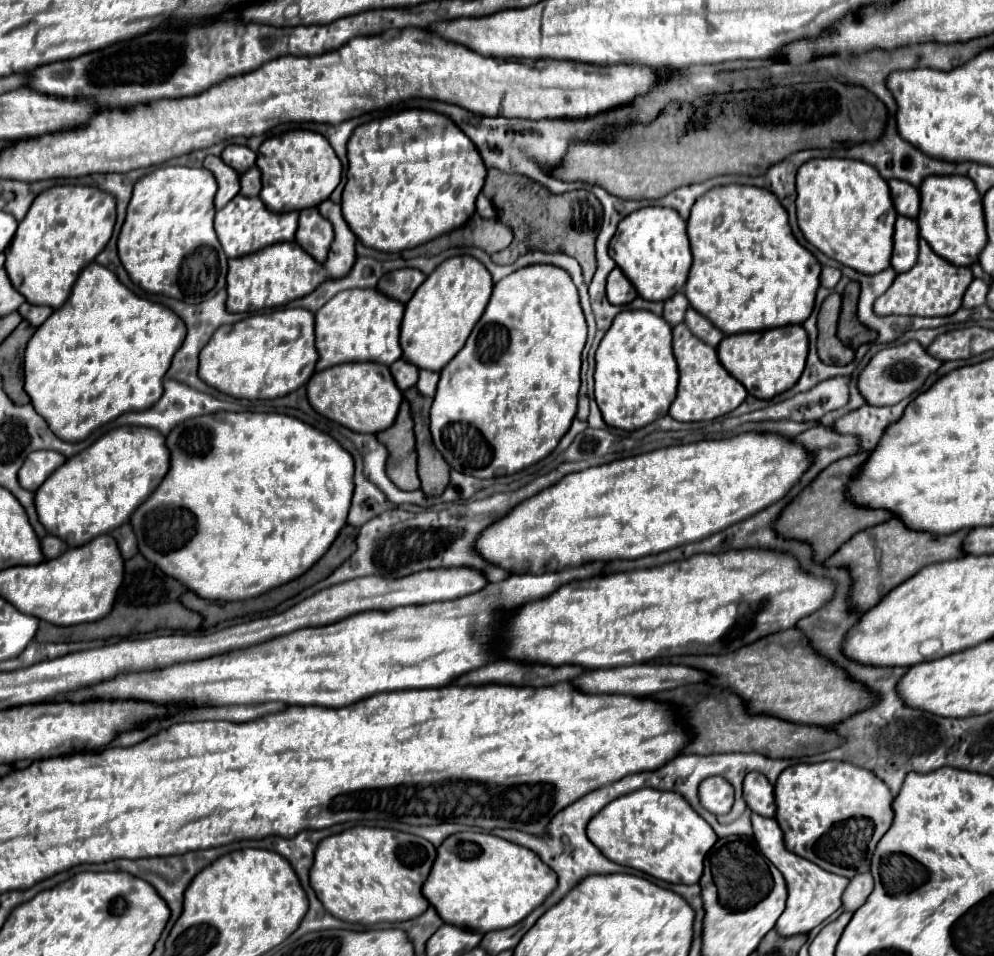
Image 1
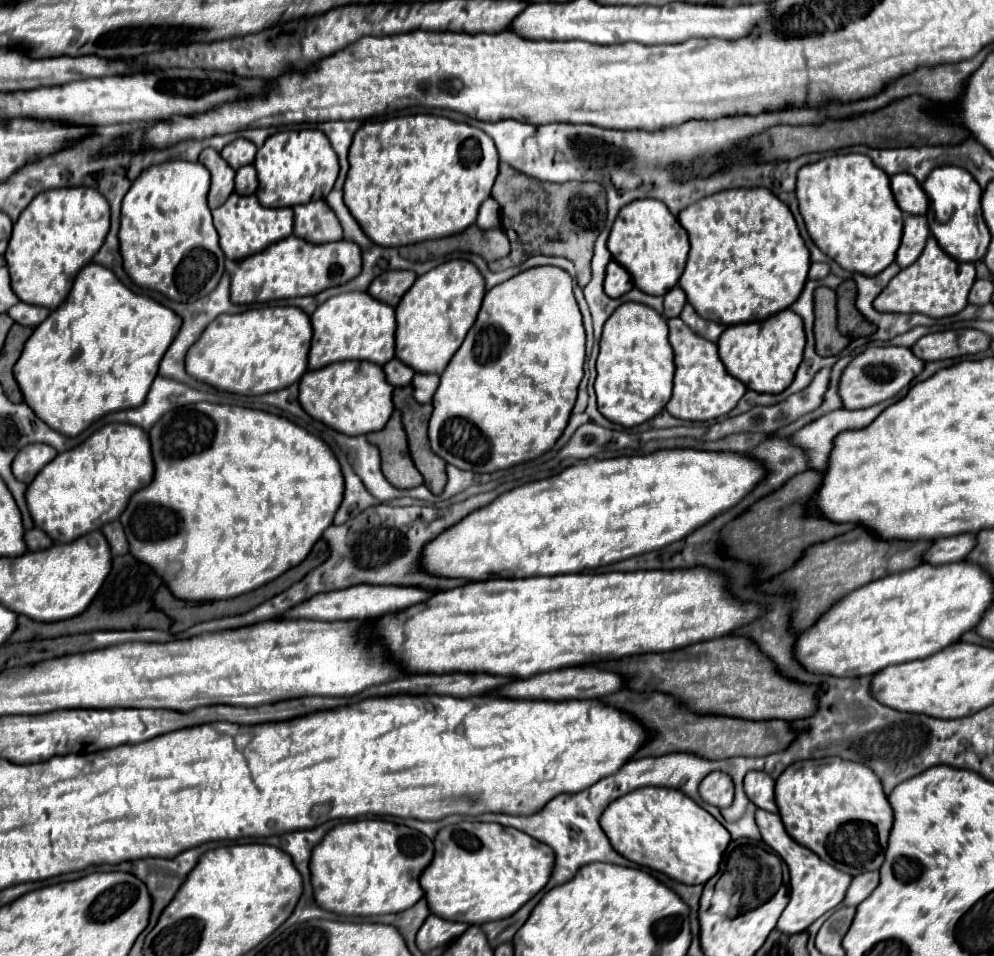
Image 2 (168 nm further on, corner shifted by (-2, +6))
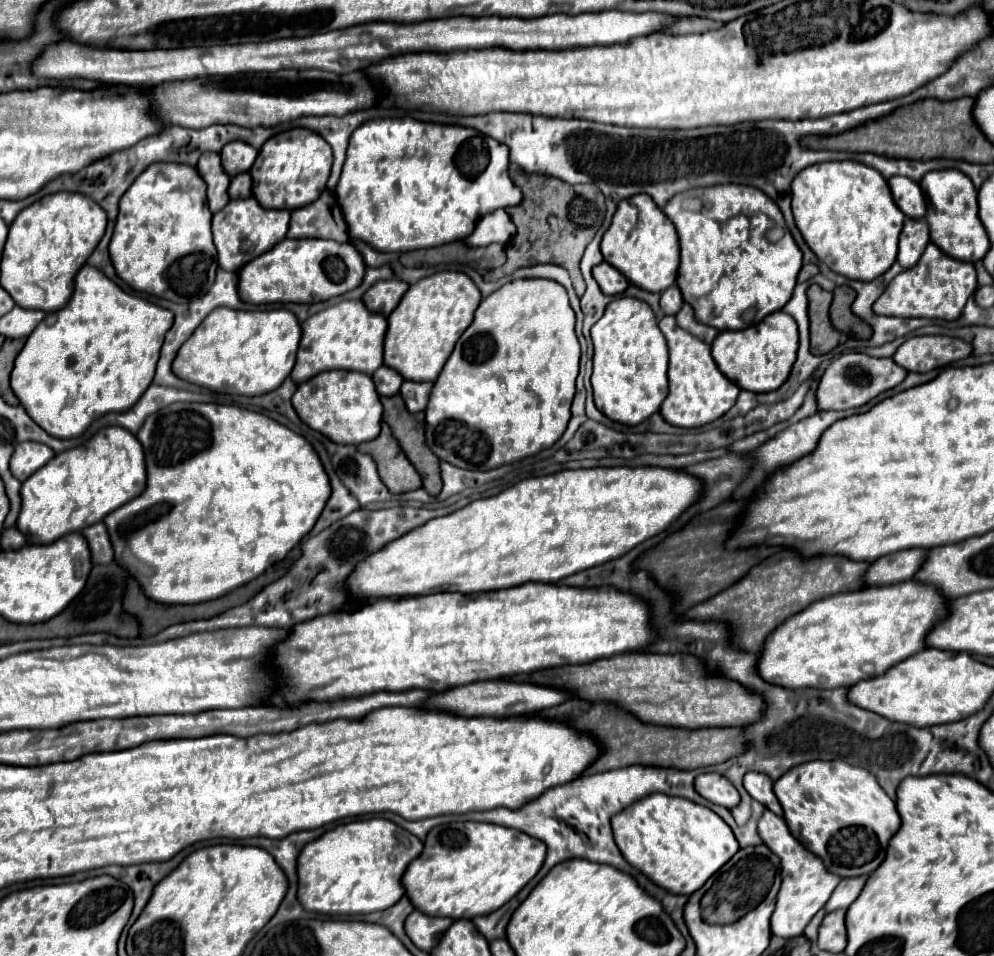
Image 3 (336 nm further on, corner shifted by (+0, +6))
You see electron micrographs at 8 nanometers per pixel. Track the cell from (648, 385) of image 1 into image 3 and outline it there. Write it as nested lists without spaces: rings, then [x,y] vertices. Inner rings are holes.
[[[633,297],[613,299],[607,305],[603,317],[593,325],[591,339],[593,339],[593,347],[595,347],[591,385],[593,385],[597,409],[603,415],[607,415],[609,419],[619,421],[623,425],[639,425],[641,421],[645,421],[653,413],[657,413],[663,399],[667,397],[667,361],[669,361],[669,355],[667,355],[667,341],[657,327],[657,319],[655,319],[651,307],[645,301],[639,301]]]

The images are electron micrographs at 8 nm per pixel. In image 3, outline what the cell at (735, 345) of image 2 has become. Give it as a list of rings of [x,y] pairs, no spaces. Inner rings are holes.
[[[775,311],[753,327],[741,331],[721,331],[711,345],[713,349],[711,355],[719,371],[739,389],[753,393],[767,393],[779,389],[789,377],[789,371],[797,357],[797,345],[799,345],[799,331],[795,319],[783,311]]]

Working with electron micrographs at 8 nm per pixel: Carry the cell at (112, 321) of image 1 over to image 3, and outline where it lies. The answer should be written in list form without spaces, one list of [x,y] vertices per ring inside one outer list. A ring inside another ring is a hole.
[[[85,265],[75,275],[75,291],[69,303],[55,313],[47,313],[25,341],[25,347],[15,359],[11,389],[31,419],[49,435],[57,439],[79,437],[93,423],[93,419],[111,411],[127,411],[139,401],[145,387],[153,381],[159,349],[171,325],[171,311],[121,291],[99,269]]]

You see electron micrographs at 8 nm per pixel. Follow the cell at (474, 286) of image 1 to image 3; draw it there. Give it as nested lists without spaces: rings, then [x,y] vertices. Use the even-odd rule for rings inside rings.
[[[443,271],[417,281],[387,317],[383,363],[393,367],[407,381],[435,381],[449,359],[455,341],[471,325],[479,303],[481,293],[465,273]]]

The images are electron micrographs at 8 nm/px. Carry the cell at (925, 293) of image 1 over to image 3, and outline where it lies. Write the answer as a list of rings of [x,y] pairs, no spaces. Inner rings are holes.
[[[929,243],[919,263],[911,269],[901,271],[901,275],[897,275],[889,283],[889,287],[873,305],[873,311],[877,315],[889,315],[889,317],[927,317],[927,319],[955,321],[959,319],[965,301],[977,288],[977,271],[973,263],[957,261],[945,255],[937,245]]]

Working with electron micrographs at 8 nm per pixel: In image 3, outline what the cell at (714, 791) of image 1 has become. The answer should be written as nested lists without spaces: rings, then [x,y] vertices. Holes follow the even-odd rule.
[[[719,773],[697,775],[695,789],[707,801],[711,801],[715,805],[723,805],[727,809],[733,809],[741,801],[739,791],[733,787],[733,783],[729,779],[725,779],[723,775],[719,775]]]

